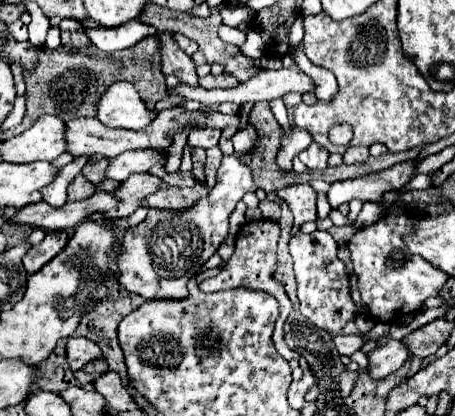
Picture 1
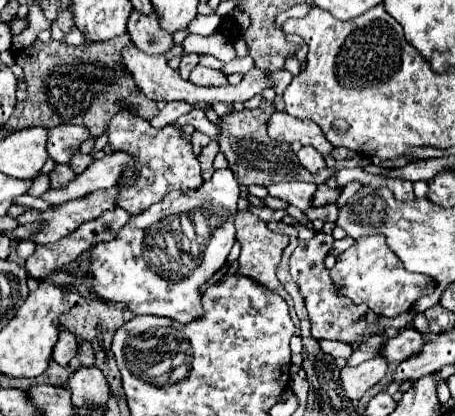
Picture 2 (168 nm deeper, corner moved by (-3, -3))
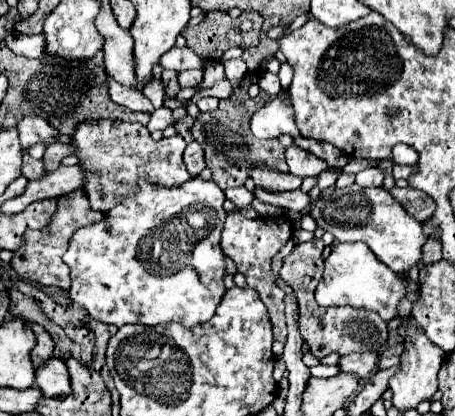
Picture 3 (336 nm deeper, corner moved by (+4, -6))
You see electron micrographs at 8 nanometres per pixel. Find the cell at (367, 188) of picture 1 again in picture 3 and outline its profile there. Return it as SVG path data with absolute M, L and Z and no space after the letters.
M257 188L255 198L259 198L265 204L273 204L285 210L305 210L309 206L309 194L301 192L301 190L293 190L293 192L265 192L261 188Z

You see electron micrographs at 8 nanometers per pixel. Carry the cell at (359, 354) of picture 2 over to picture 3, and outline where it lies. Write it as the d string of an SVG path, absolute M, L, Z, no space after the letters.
M319 364L317 366L311 367L310 372L312 377L328 378L338 374L340 369L338 365Z

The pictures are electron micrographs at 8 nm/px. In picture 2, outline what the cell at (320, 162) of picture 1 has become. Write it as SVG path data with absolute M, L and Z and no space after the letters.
M302 147L298 151L298 159L300 159L300 165L306 167L310 173L316 173L320 169L324 169L324 157L314 149L314 147Z

